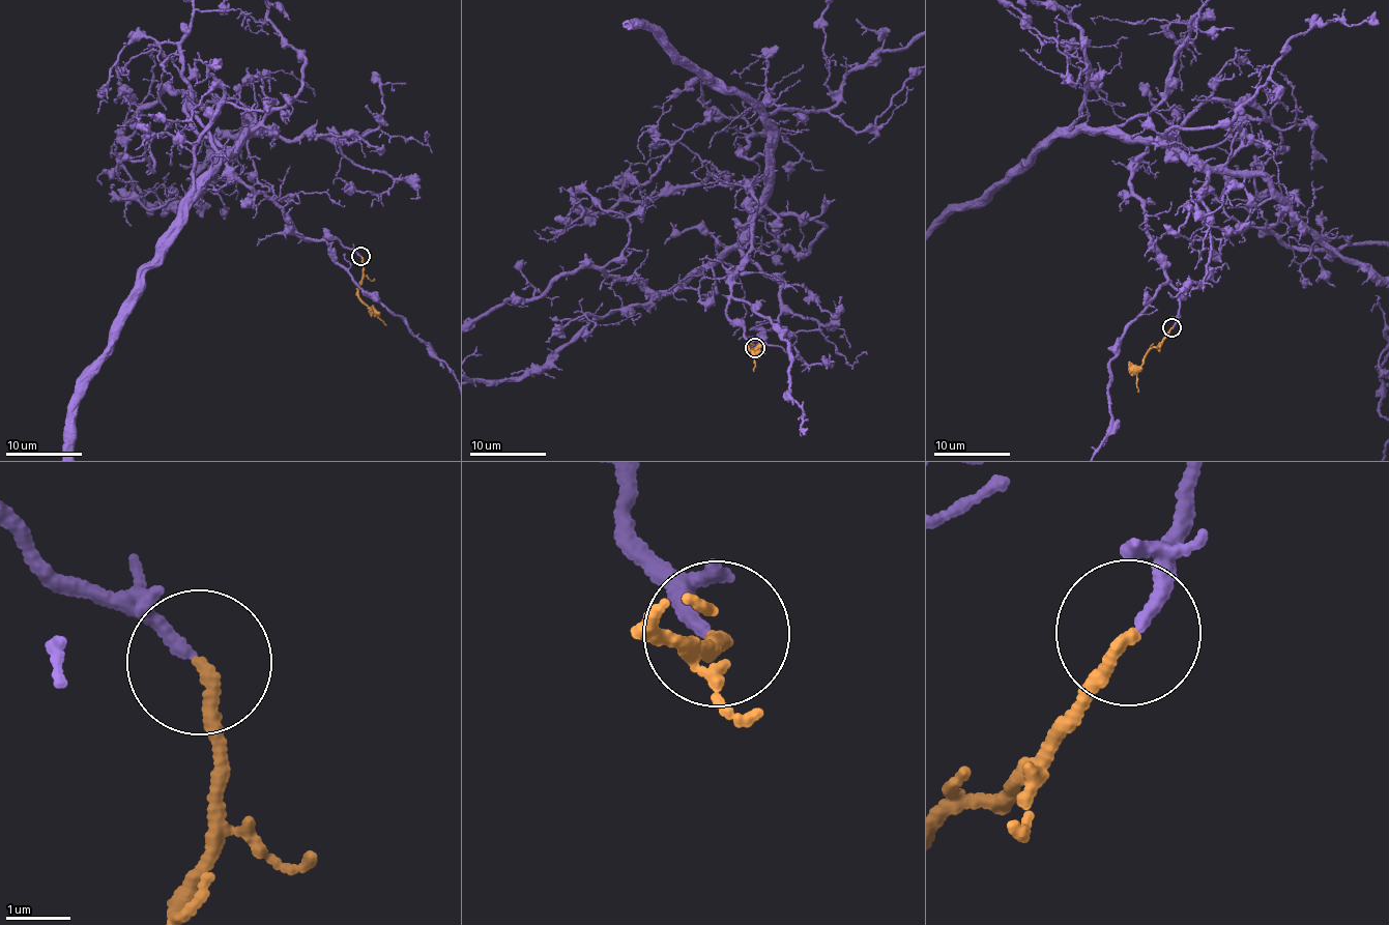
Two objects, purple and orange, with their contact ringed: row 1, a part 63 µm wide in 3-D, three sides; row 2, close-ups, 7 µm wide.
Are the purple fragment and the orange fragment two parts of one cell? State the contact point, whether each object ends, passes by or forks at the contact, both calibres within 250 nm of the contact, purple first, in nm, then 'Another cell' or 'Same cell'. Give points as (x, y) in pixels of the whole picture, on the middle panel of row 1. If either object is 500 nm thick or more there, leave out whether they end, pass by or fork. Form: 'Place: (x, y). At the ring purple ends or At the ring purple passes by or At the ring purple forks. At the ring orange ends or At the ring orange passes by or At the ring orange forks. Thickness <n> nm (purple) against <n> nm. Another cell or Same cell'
Place: (755, 348). At the ring purple ends. At the ring orange ends. Thickness 190 nm (purple) against 190 nm. Same cell

